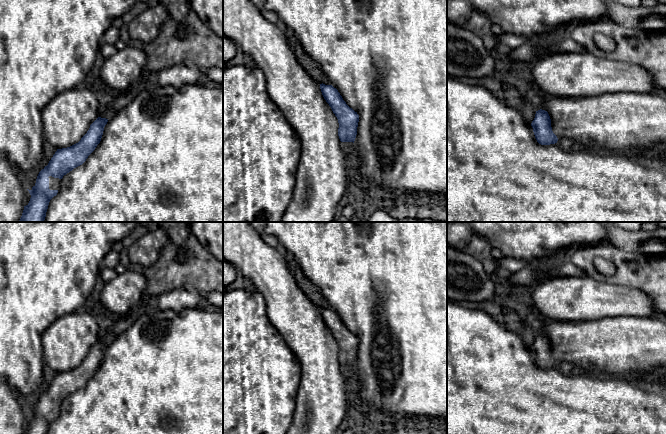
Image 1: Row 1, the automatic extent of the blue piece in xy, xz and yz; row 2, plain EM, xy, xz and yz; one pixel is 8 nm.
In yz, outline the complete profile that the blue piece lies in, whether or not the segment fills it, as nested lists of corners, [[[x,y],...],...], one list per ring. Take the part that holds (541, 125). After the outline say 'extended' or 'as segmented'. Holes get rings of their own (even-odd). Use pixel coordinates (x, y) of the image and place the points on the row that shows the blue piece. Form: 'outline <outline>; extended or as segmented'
outline [[[542,109],[536,111],[531,126],[539,144],[550,145],[557,143],[558,138],[552,131],[551,119],[547,111]]]; as segmented

